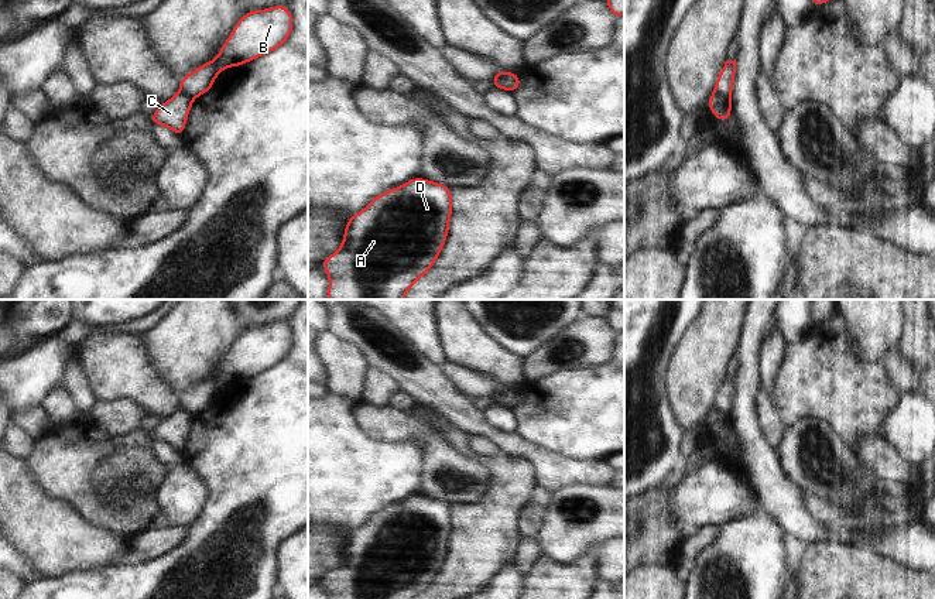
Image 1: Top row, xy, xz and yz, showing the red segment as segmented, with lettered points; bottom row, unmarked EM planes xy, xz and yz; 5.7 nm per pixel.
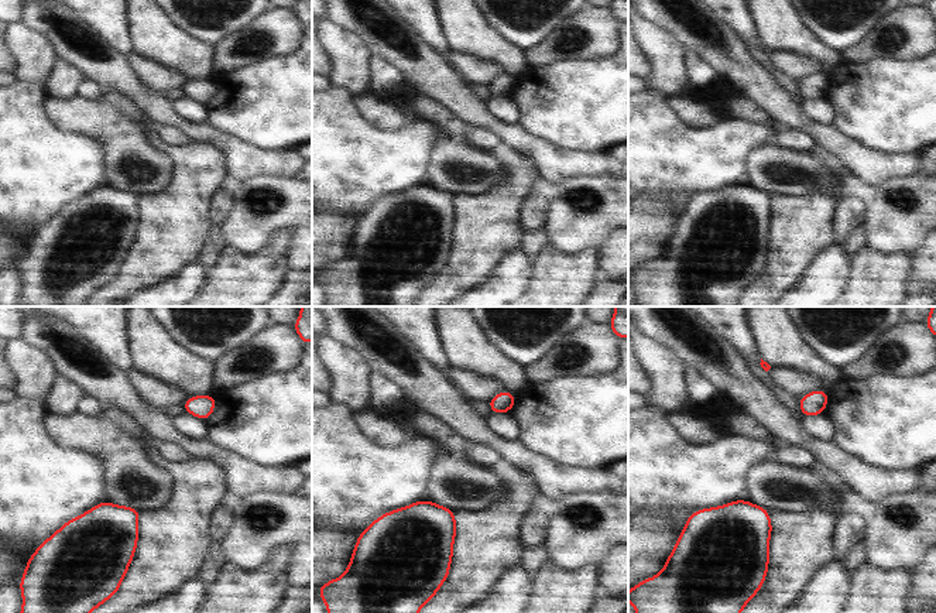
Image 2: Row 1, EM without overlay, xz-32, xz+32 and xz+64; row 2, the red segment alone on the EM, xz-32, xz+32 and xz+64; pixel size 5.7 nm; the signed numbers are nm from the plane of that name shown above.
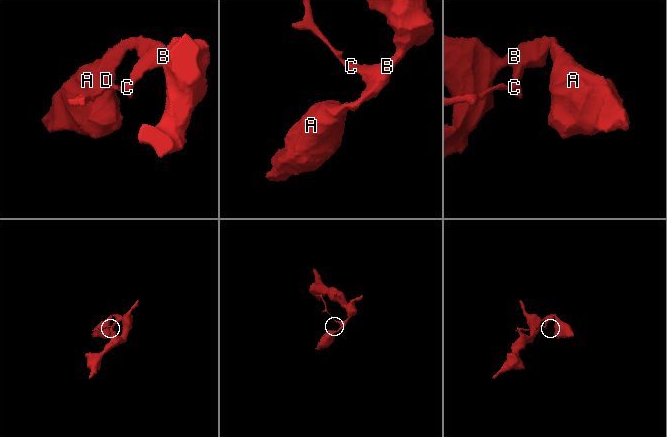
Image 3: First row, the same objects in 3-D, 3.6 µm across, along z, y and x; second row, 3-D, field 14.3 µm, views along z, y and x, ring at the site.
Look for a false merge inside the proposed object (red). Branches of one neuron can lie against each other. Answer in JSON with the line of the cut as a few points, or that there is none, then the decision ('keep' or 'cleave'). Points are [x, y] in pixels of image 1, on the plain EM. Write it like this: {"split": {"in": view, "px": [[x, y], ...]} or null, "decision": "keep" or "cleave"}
{"split": {"in": "xz", "px": [[507, 389], [497, 403]]}, "decision": "cleave"}

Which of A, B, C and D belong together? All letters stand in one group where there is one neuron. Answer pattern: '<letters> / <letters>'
A B D / C

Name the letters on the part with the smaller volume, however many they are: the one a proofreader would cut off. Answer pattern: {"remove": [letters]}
{"remove": ["C"]}

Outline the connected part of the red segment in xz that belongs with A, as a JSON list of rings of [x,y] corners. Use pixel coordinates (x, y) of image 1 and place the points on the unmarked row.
[[[417,493],[376,514],[346,537],[342,562],[321,582],[329,599],[415,599],[435,581],[449,550],[452,504]]]

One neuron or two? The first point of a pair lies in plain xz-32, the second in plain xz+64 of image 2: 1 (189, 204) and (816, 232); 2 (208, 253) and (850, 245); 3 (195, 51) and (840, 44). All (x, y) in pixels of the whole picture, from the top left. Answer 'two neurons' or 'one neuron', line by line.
1: one neuron
2: one neuron
3: two neurons

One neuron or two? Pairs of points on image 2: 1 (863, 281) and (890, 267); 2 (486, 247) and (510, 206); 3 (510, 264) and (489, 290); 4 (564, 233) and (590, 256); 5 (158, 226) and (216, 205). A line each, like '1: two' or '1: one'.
1: one
2: one
3: one
4: two
5: two

